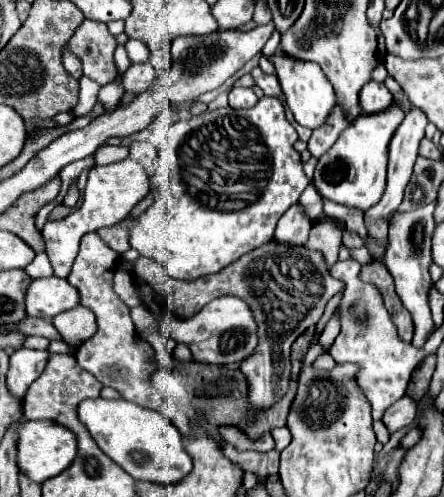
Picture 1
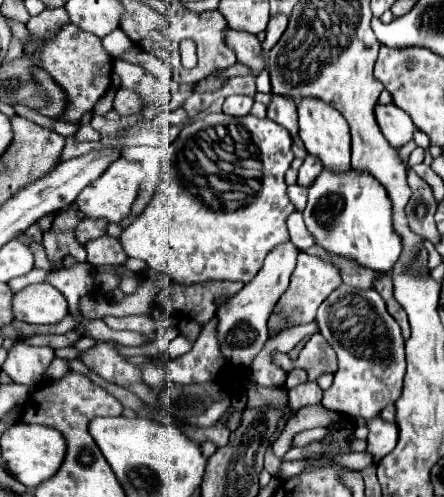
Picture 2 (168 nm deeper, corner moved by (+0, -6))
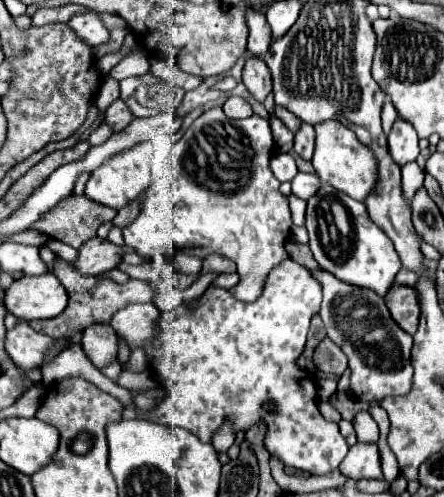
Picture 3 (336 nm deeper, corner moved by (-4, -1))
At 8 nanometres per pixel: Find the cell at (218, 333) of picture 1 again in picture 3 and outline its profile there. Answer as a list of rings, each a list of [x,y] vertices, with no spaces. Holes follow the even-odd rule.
[[[54,239],[46,241],[44,245],[46,245],[56,257],[60,257],[60,259],[64,259],[64,261],[76,259],[76,249],[74,249],[74,247],[68,247],[68,245],[64,245],[64,243],[60,243],[60,241],[54,241]]]

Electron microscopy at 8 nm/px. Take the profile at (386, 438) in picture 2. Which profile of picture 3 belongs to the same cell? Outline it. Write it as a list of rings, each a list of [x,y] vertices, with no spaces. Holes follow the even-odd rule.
[[[356,443],[350,447],[348,455],[340,463],[340,473],[352,481],[360,479],[380,479],[384,481],[380,469],[380,455],[376,443]]]

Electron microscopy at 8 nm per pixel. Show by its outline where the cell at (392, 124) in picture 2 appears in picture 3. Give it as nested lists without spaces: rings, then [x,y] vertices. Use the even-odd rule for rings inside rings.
[[[400,117],[396,119],[392,133],[388,135],[388,153],[398,167],[404,167],[406,163],[416,161],[420,153],[416,131],[412,129],[410,123],[402,121]]]

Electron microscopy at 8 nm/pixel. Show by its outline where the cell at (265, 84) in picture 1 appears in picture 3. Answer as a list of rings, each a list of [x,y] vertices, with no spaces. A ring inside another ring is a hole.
[[[302,123],[302,129],[296,133],[296,143],[294,143],[294,151],[304,159],[304,161],[312,161],[312,151],[314,151],[314,127]]]

